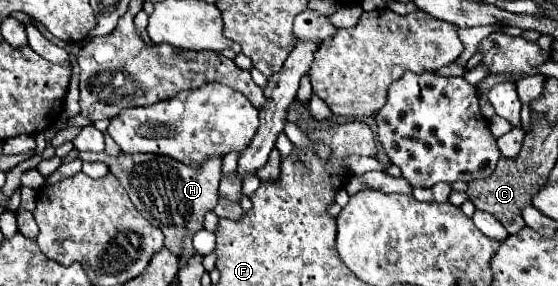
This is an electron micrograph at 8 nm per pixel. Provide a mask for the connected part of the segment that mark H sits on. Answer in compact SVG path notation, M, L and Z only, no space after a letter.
M80 153L80 161L102 161L108 165L114 177L122 183L126 193L130 195L134 207L146 217L154 227L164 233L164 247L170 249L180 259L190 259L194 255L192 237L204 229L204 215L214 211L218 203L218 183L220 183L220 167L222 157L210 157L206 163L192 167L170 157L162 155L126 155L110 157L102 153Z

